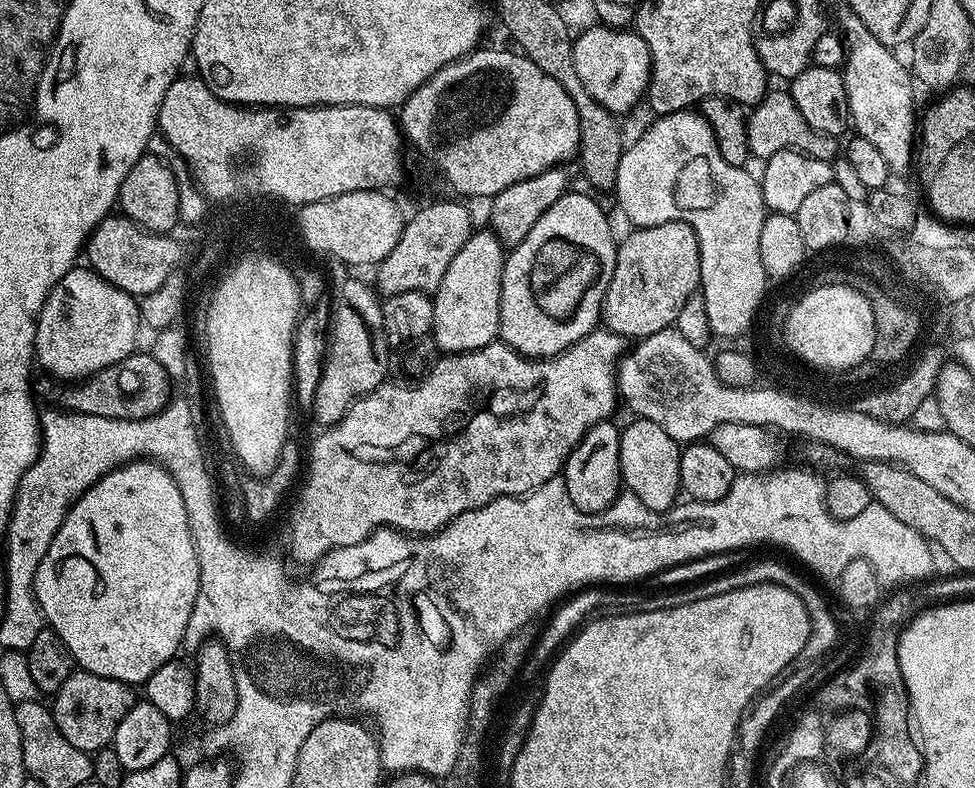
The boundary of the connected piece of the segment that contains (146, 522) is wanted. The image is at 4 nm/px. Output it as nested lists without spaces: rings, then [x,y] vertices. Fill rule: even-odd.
[[[141,458],[132,461],[131,464],[123,464],[112,472],[107,472],[93,488],[85,490],[79,500],[69,508],[58,534],[54,534],[54,542],[50,550],[46,550],[46,558],[42,558],[36,571],[34,599],[44,612],[47,627],[58,634],[58,638],[72,655],[73,661],[83,671],[93,672],[102,678],[121,680],[123,684],[140,686],[150,678],[150,674],[154,674],[154,670],[158,670],[158,666],[162,666],[179,653],[176,651],[184,644],[186,626],[190,622],[190,614],[194,610],[199,589],[198,554],[186,514],[186,502],[182,502],[182,490],[178,490],[174,478],[163,464],[152,458]]]

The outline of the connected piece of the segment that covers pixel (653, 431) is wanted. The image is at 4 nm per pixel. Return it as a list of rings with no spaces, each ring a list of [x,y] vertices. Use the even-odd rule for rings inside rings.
[[[632,418],[629,421],[629,424],[625,423],[620,430],[620,478],[623,487],[637,500],[640,500],[649,513],[667,513],[673,507],[671,504],[675,502],[676,495],[679,497],[682,492],[680,486],[681,445],[674,438],[670,438],[670,434],[666,434],[666,430],[658,426],[658,422],[639,418]]]

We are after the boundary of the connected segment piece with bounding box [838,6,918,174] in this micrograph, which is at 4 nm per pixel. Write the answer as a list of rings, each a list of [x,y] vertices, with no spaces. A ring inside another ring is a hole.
[[[847,6],[841,7],[838,28],[846,45],[846,59],[842,65],[842,75],[846,86],[850,124],[855,135],[866,138],[866,142],[872,143],[880,151],[882,158],[886,158],[886,166],[890,166],[893,174],[904,172],[908,167],[911,169],[914,164],[912,139],[915,141],[918,136],[918,110],[916,112],[916,100],[912,97],[914,77],[911,71],[906,67],[905,61],[903,64],[896,57],[897,53],[893,49],[878,42],[878,38],[874,38],[874,34],[870,34],[870,30],[862,26],[862,18],[858,18],[858,14],[854,14]]]

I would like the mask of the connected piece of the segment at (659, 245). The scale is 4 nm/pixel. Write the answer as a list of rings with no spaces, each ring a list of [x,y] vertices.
[[[662,222],[658,226],[636,228],[625,240],[619,241],[614,262],[614,274],[610,286],[606,286],[606,298],[602,309],[603,327],[625,338],[643,338],[658,334],[658,330],[673,327],[686,302],[697,295],[700,286],[700,255],[698,238],[686,222]]]

